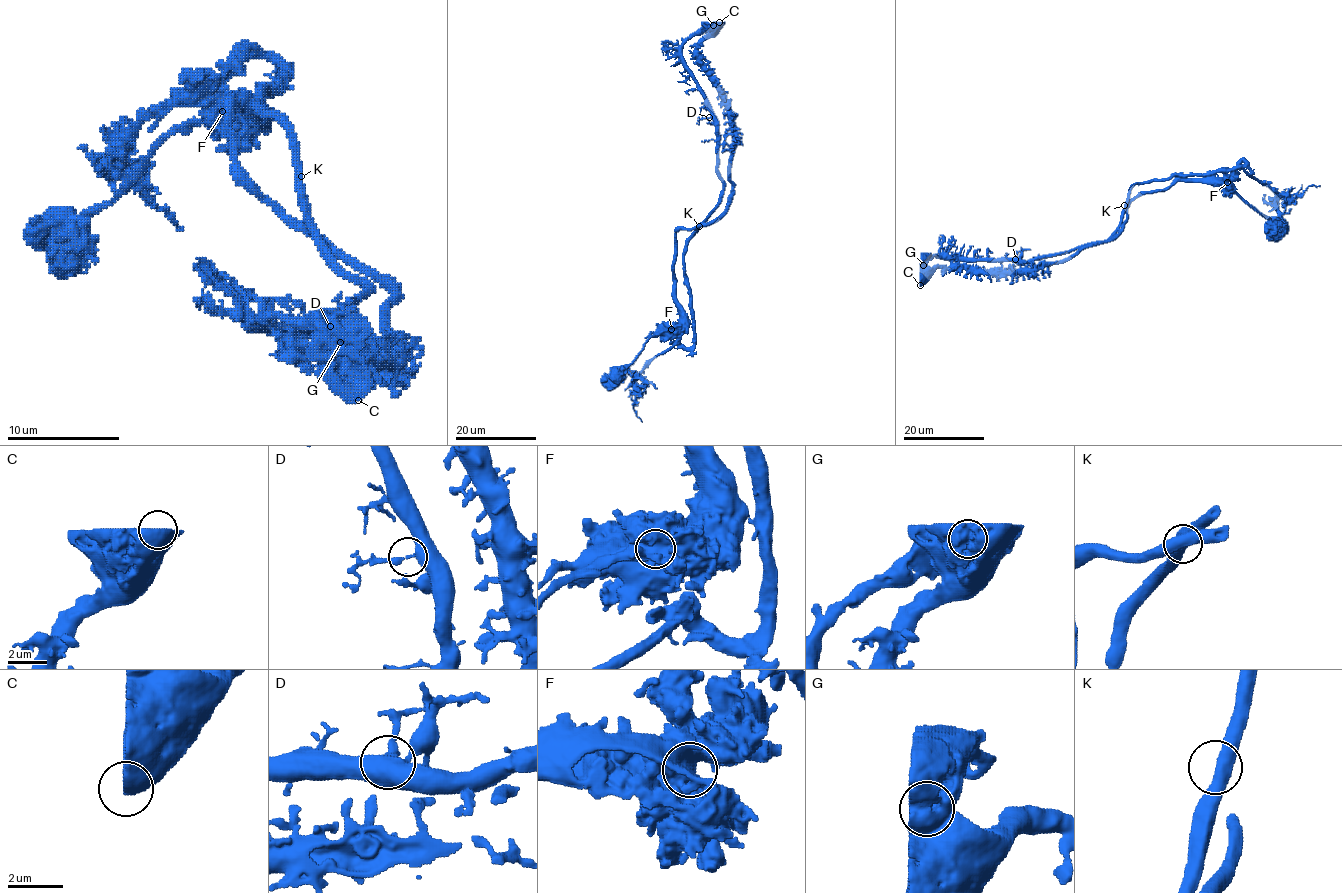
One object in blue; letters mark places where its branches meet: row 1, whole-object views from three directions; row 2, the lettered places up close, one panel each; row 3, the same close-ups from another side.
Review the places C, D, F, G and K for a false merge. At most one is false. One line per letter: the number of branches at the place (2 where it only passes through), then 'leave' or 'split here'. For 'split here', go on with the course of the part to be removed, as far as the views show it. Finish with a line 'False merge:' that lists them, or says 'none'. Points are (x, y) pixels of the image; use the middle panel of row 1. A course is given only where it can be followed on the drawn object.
C: 1 | leave
D: 2 | leave
F: 1 | leave
G: 1 | split here | (713, 25), (682, 59), (714, 122), (722, 195), (684, 256), (693, 343), (636, 381), (642, 422)
K: 2 | leave
False merge: G

